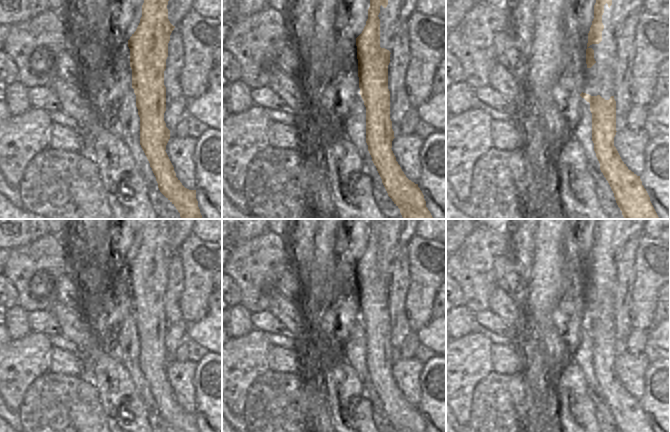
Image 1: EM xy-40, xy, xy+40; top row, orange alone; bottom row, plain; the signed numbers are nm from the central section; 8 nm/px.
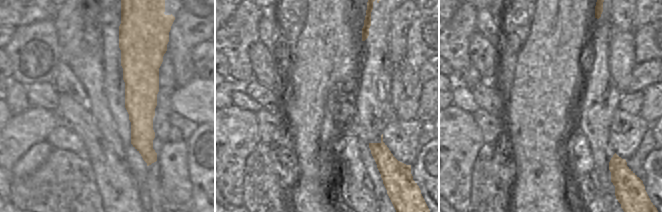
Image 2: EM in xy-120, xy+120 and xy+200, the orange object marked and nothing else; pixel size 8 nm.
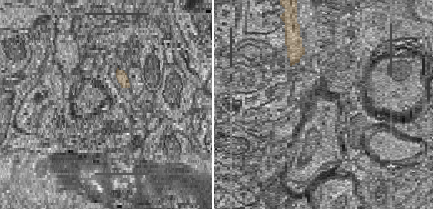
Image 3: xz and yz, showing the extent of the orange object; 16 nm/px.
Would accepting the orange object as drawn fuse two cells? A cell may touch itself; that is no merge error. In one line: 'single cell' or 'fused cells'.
single cell

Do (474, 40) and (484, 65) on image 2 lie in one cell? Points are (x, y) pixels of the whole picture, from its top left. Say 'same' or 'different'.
same

